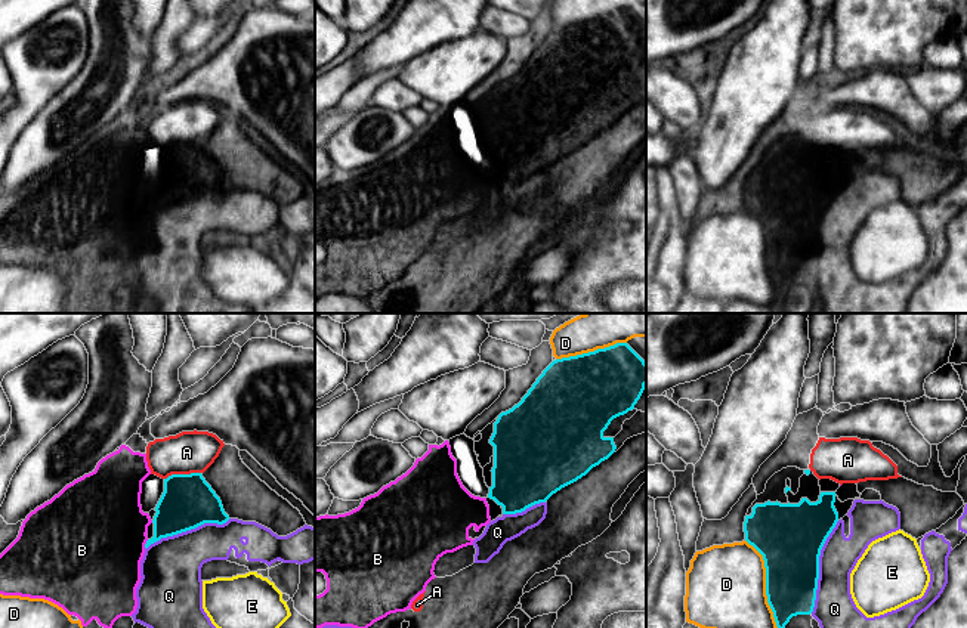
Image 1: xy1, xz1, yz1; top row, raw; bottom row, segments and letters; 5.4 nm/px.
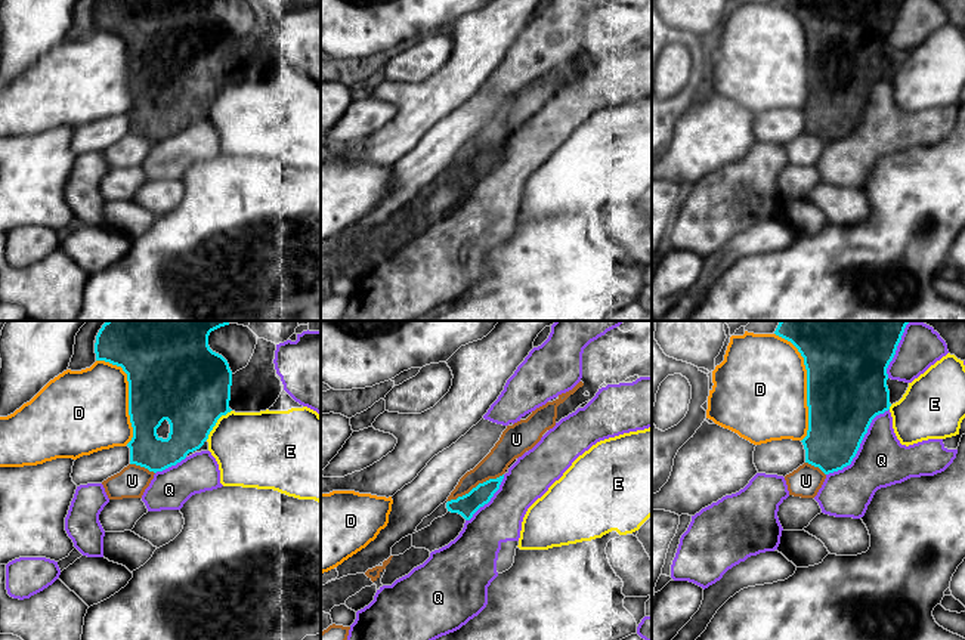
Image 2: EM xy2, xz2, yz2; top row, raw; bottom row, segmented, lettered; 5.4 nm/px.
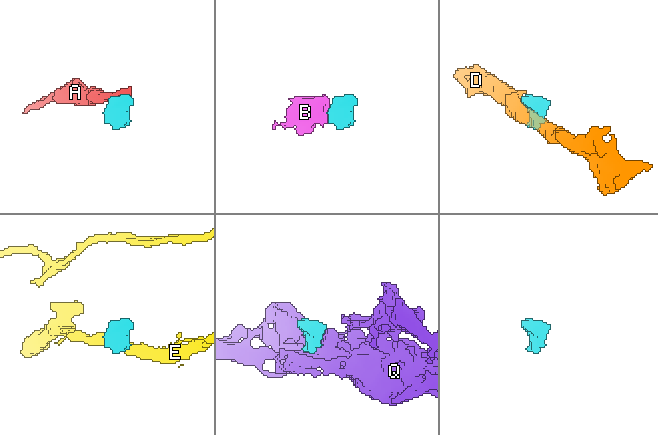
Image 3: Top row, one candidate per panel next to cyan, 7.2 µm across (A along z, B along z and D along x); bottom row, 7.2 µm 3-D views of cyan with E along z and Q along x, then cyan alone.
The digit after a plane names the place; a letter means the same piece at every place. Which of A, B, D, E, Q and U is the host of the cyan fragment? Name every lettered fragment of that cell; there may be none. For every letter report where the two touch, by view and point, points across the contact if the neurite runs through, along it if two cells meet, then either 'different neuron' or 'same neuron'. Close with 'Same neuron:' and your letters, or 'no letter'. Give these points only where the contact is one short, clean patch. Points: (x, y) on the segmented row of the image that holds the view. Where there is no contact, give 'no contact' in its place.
A: meets cyan in xy1 at (182, 475); different neuron
B: meets cyan in xy1 at (145, 544); runs through xy1 (178, 512), (145, 544), (135, 540), (99, 540); same neuron
D: meets cyan in yz2 at (807, 385); different neuron
E: meets cyan in xy2 at (216, 421); different neuron
Q: meets cyan in yz1 at (818, 566); different neuron
U: meets cyan in xz2 at (476, 487); border along xz2 (503, 473), (479, 482), (467, 492), (448, 501); different neuron
Same neuron: B

